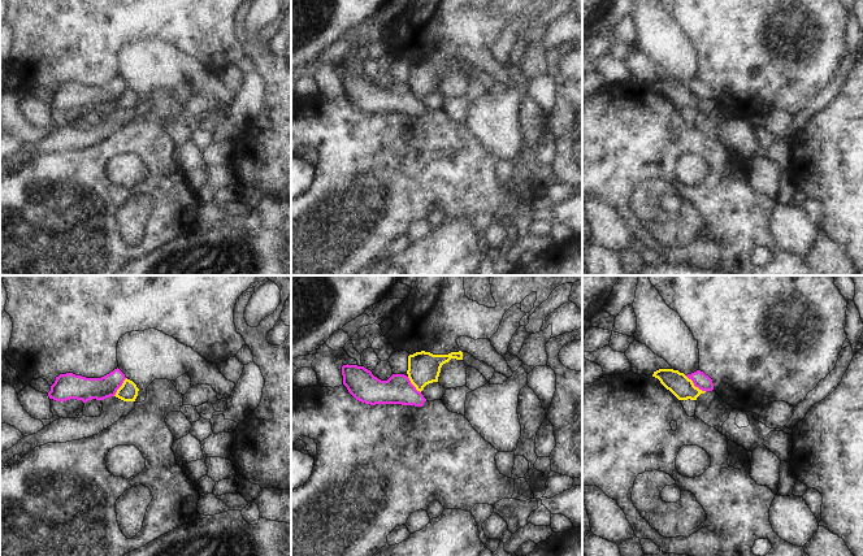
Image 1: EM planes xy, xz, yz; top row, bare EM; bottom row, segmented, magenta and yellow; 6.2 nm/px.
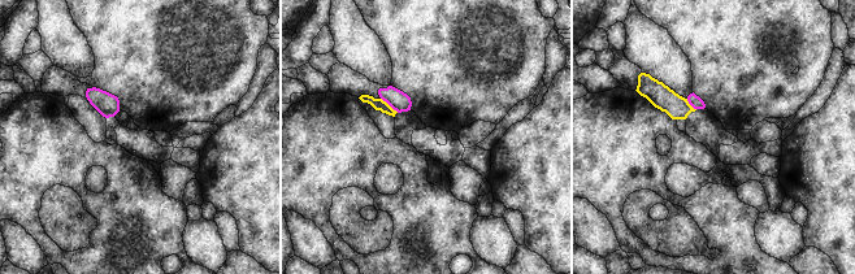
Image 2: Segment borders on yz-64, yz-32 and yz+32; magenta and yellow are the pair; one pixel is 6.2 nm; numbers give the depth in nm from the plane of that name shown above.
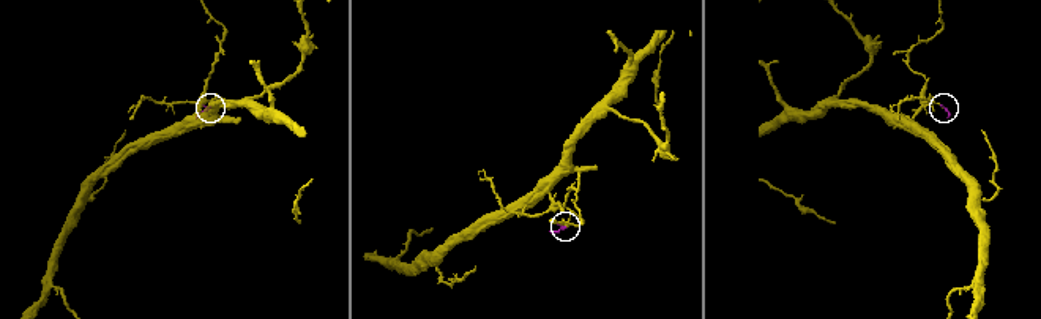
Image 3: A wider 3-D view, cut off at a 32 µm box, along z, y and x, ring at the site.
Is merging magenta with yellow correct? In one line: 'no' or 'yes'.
no

